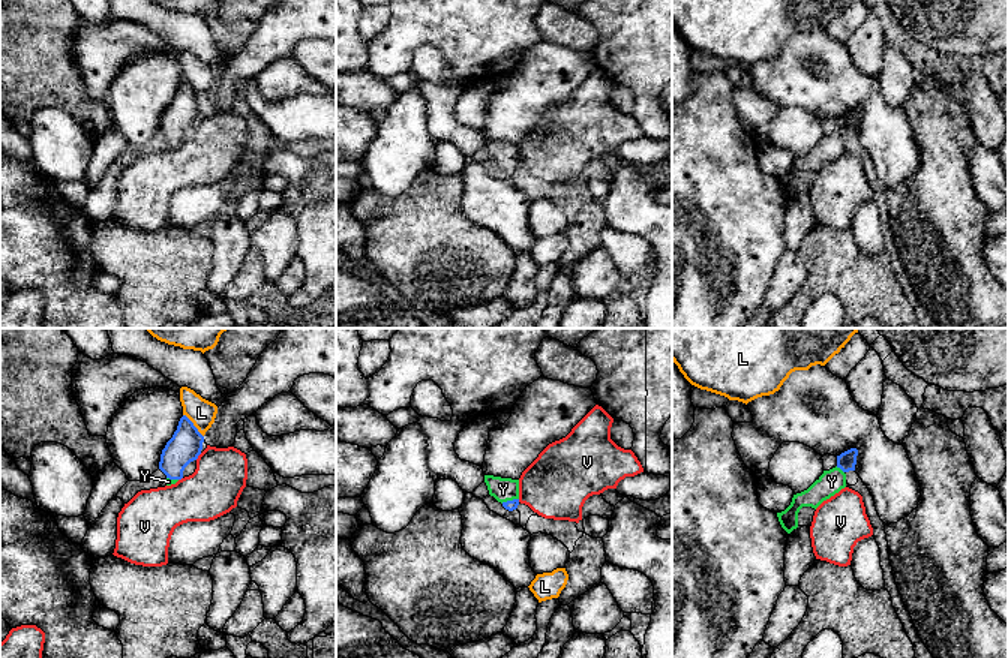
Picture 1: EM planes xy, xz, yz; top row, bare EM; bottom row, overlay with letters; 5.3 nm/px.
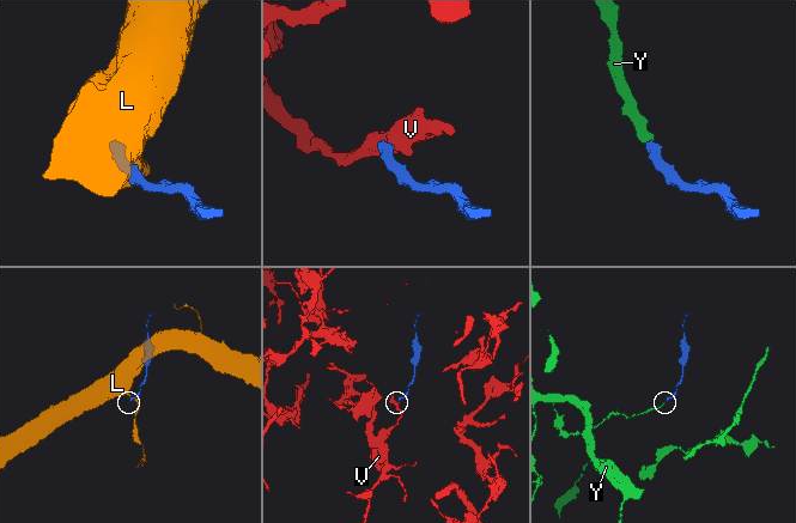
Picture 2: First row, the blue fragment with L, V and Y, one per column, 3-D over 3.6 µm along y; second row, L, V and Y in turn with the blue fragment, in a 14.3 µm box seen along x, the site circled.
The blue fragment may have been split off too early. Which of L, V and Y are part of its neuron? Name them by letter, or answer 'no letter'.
Y

